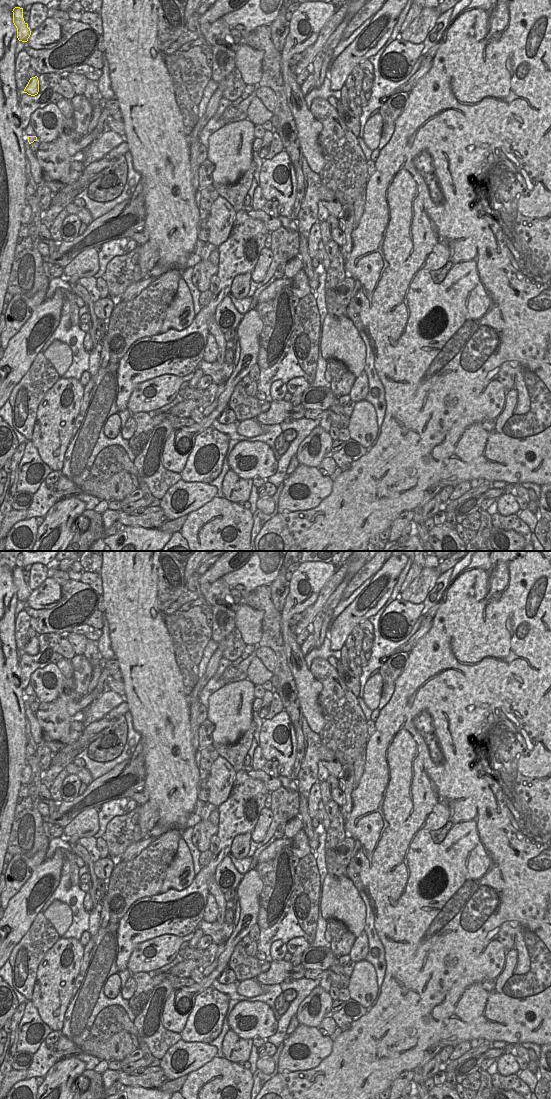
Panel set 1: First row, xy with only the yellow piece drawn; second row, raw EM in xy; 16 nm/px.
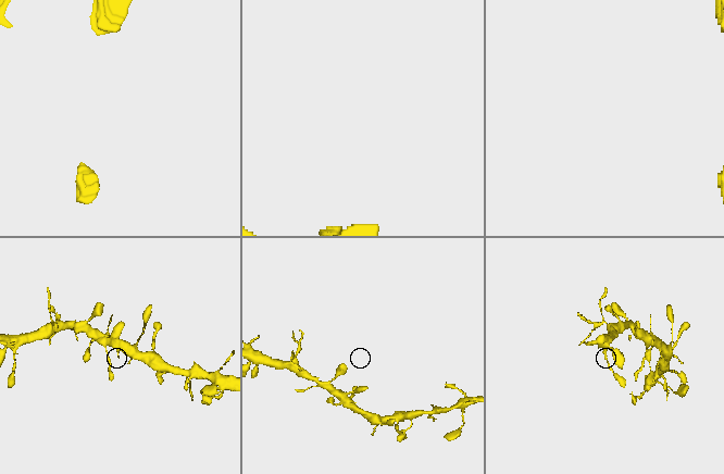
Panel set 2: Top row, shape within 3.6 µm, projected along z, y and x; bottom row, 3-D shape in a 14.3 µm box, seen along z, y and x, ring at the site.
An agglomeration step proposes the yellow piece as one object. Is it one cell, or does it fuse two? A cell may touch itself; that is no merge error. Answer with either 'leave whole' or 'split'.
split

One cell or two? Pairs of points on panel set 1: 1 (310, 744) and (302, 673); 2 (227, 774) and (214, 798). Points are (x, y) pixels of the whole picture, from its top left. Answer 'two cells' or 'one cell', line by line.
1: two cells
2: one cell

